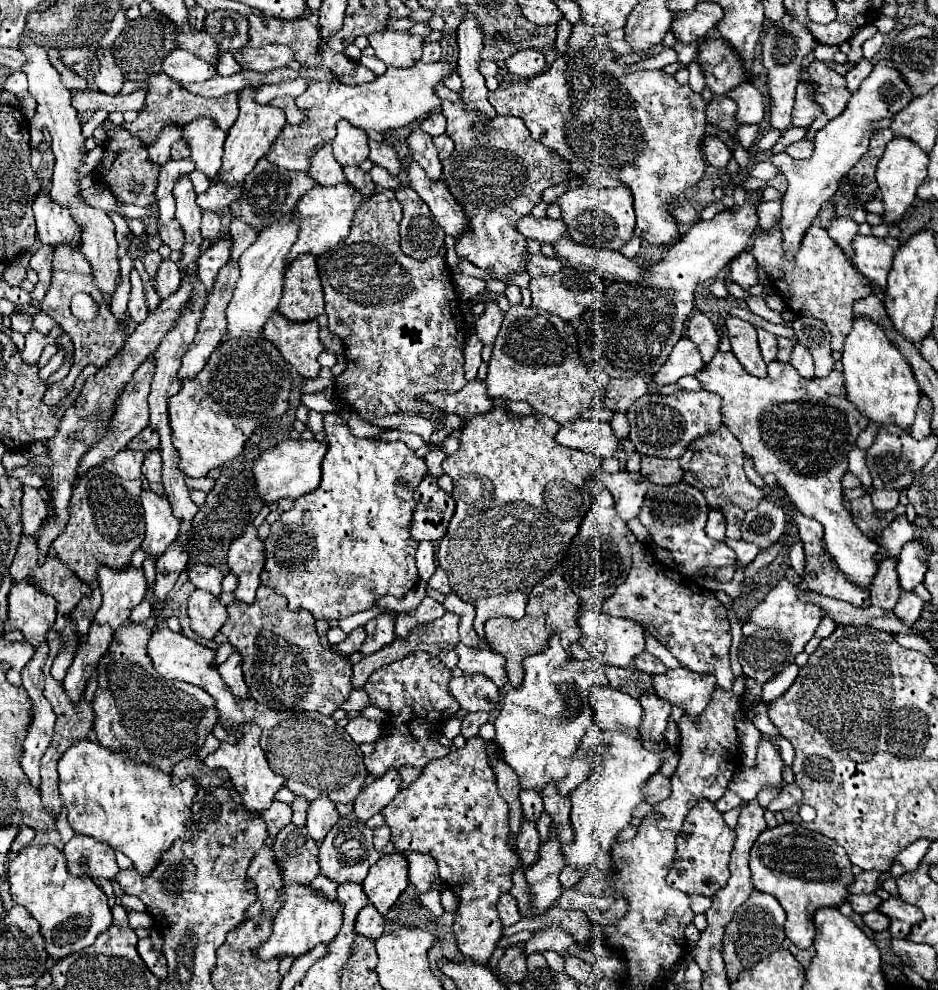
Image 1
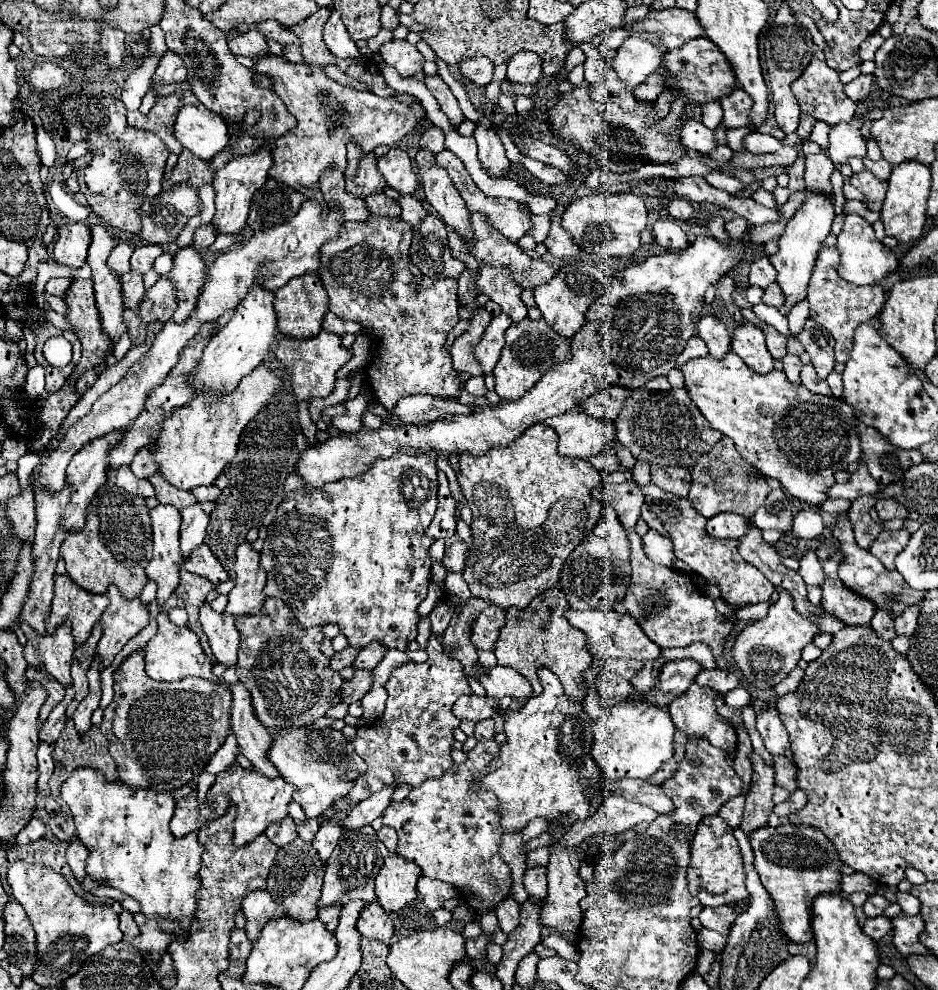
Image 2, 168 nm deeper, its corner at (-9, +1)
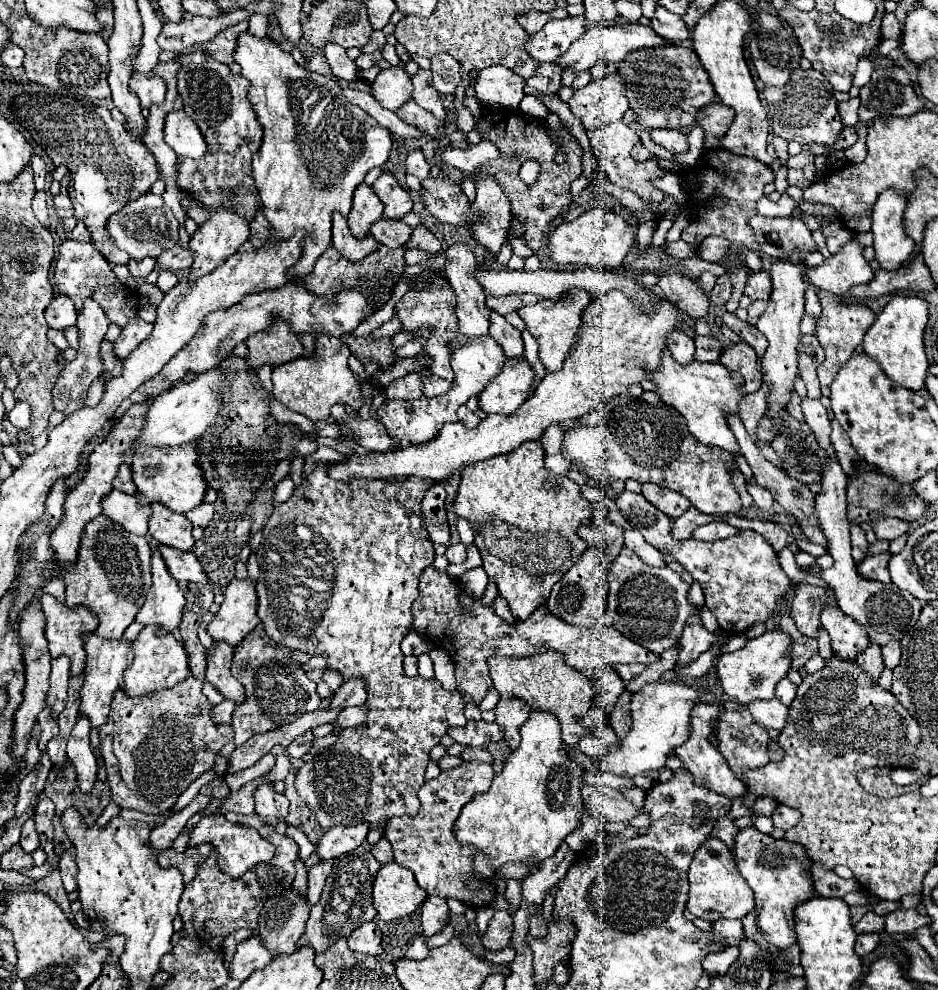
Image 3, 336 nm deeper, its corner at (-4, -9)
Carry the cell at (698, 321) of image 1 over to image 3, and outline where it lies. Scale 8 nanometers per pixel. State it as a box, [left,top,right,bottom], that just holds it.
[693,336,723,362]

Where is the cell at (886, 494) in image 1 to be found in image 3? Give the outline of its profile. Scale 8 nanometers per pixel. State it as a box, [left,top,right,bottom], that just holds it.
[871,518,909,540]

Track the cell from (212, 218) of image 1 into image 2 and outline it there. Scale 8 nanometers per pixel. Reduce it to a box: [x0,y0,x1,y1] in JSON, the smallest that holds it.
[192,224,216,250]

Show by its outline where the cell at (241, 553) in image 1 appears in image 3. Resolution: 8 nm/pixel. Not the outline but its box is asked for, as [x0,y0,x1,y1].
[207,578,259,648]

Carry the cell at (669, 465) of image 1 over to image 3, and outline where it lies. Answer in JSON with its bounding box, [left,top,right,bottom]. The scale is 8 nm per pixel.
[641,484,691,518]

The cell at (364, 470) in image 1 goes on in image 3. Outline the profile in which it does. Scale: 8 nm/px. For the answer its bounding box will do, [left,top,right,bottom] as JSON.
[257,462,467,830]

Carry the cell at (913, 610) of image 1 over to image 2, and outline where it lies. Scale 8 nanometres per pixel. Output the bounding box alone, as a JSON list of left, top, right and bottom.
[894,606,920,636]

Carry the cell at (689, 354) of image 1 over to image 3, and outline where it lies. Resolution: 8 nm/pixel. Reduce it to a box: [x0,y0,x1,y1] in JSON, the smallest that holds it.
[667,332,695,364]

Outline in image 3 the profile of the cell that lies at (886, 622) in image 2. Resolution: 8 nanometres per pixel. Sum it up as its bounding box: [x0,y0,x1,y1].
[857,644,885,680]

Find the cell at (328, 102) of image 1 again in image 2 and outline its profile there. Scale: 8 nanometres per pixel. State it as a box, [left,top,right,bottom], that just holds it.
[254,52,424,200]

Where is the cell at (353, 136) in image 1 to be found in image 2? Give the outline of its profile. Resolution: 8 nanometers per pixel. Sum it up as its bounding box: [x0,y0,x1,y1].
[346,142,386,200]

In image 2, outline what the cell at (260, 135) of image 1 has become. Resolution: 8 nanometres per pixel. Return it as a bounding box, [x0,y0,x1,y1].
[210,142,272,234]

